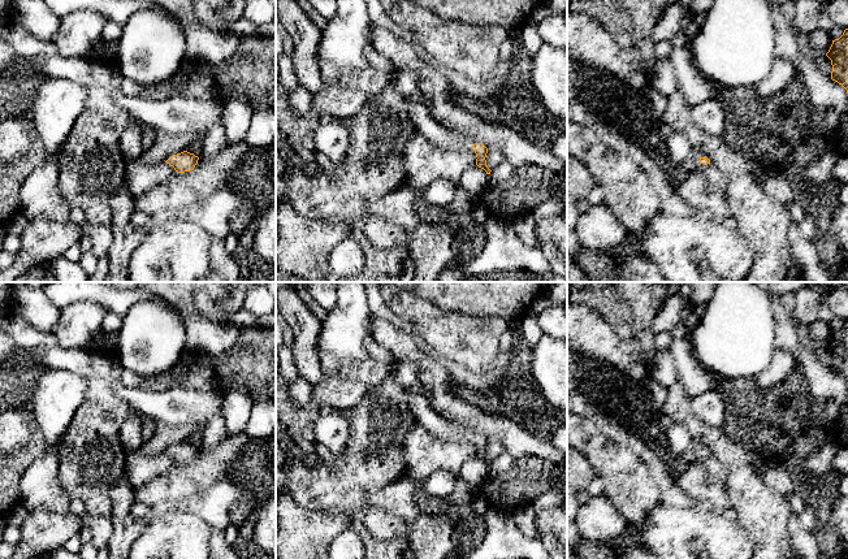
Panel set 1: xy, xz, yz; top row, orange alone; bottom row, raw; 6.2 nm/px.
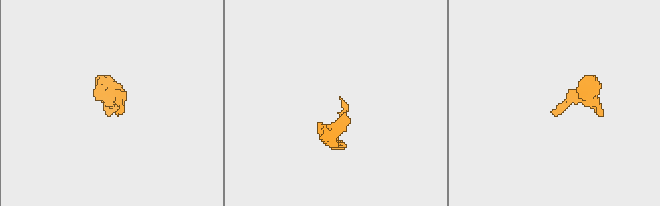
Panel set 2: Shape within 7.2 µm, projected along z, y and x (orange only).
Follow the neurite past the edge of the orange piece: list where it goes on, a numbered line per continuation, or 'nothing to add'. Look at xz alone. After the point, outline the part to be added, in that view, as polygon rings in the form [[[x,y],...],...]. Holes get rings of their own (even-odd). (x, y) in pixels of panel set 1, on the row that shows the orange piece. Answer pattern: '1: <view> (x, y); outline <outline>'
1: xz (435, 131); outline [[[407,101],[408,114],[415,131],[442,150],[468,150],[472,143],[460,133],[445,127],[436,121],[423,101]]]

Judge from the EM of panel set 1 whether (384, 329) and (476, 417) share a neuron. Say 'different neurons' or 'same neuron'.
same neuron

